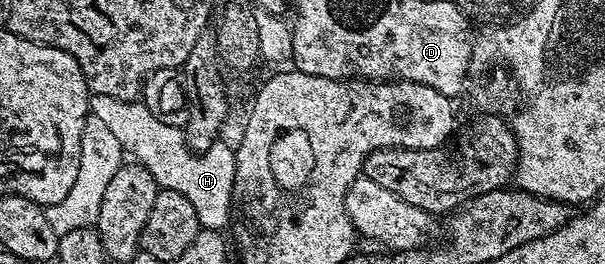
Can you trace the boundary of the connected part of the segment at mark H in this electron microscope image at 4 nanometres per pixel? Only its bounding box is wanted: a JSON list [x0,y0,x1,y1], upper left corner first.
[89,94,235,232]

